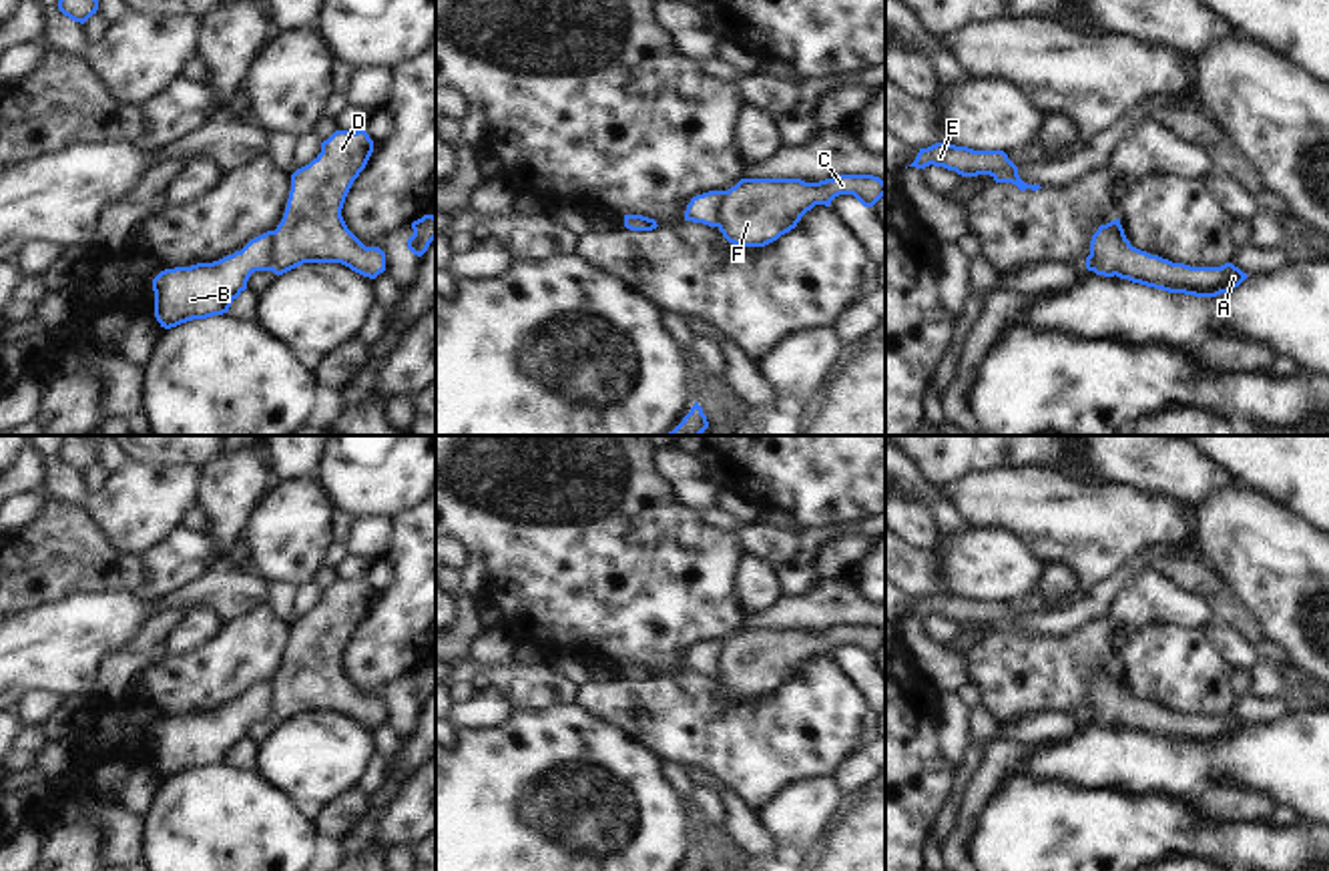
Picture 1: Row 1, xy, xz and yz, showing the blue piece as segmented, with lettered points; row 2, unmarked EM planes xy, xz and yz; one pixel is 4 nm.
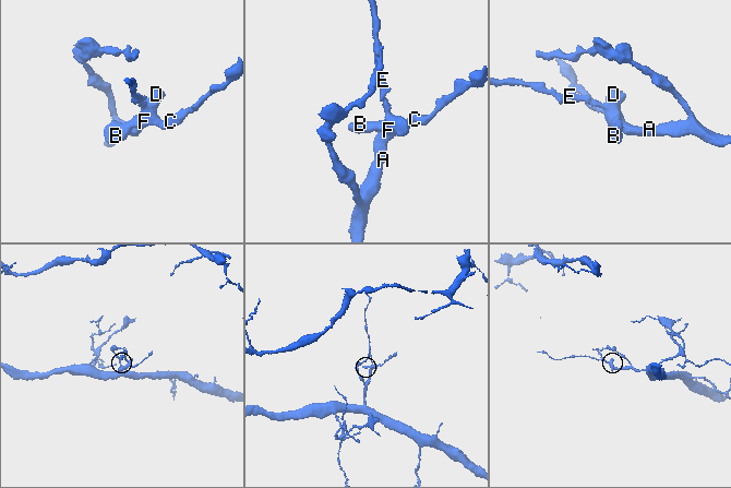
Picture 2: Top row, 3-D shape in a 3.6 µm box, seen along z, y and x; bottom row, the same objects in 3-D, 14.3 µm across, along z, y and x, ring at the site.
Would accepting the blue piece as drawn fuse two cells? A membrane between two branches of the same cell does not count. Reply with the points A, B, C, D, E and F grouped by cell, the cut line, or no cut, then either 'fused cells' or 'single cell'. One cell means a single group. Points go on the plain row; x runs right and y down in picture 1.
A C D E F / B | xy (276, 681), (276, 715), (272, 719) | fused cells

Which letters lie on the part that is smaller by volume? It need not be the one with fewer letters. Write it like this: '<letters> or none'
B

